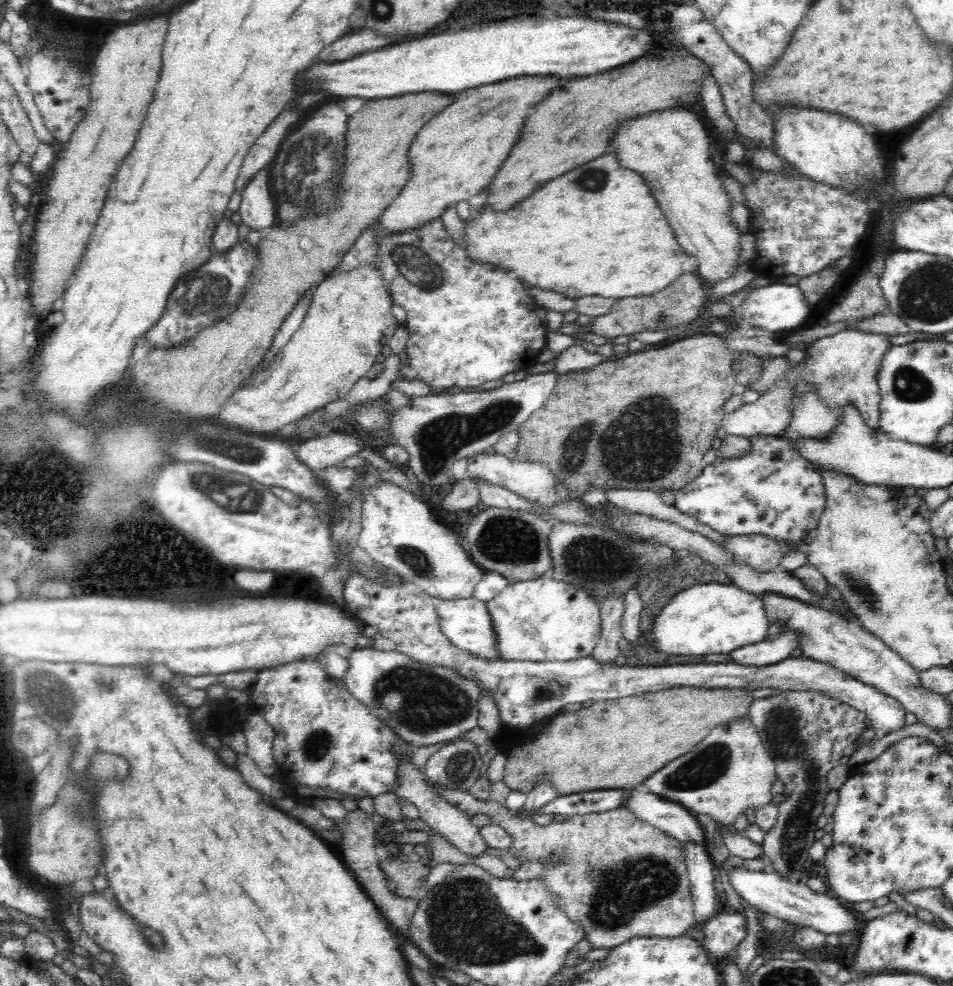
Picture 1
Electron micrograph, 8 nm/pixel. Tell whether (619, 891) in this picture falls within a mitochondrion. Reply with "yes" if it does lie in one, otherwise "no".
yes

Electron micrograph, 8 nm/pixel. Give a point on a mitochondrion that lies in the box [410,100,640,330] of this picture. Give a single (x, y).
(590, 180)

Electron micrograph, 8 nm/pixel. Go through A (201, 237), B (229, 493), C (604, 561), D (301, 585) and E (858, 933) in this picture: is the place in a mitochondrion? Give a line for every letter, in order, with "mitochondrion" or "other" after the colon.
A: other
B: mitochondrion
C: mitochondrion
D: other
E: other

